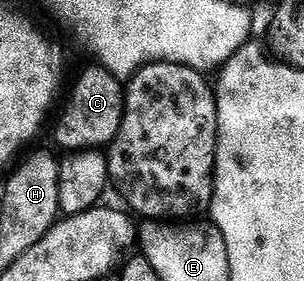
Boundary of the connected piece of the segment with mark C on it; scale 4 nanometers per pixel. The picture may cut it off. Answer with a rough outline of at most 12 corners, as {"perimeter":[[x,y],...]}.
{"perimeter":[[86,68],[64,103],[56,143],[64,153],[111,147],[125,84]]}

